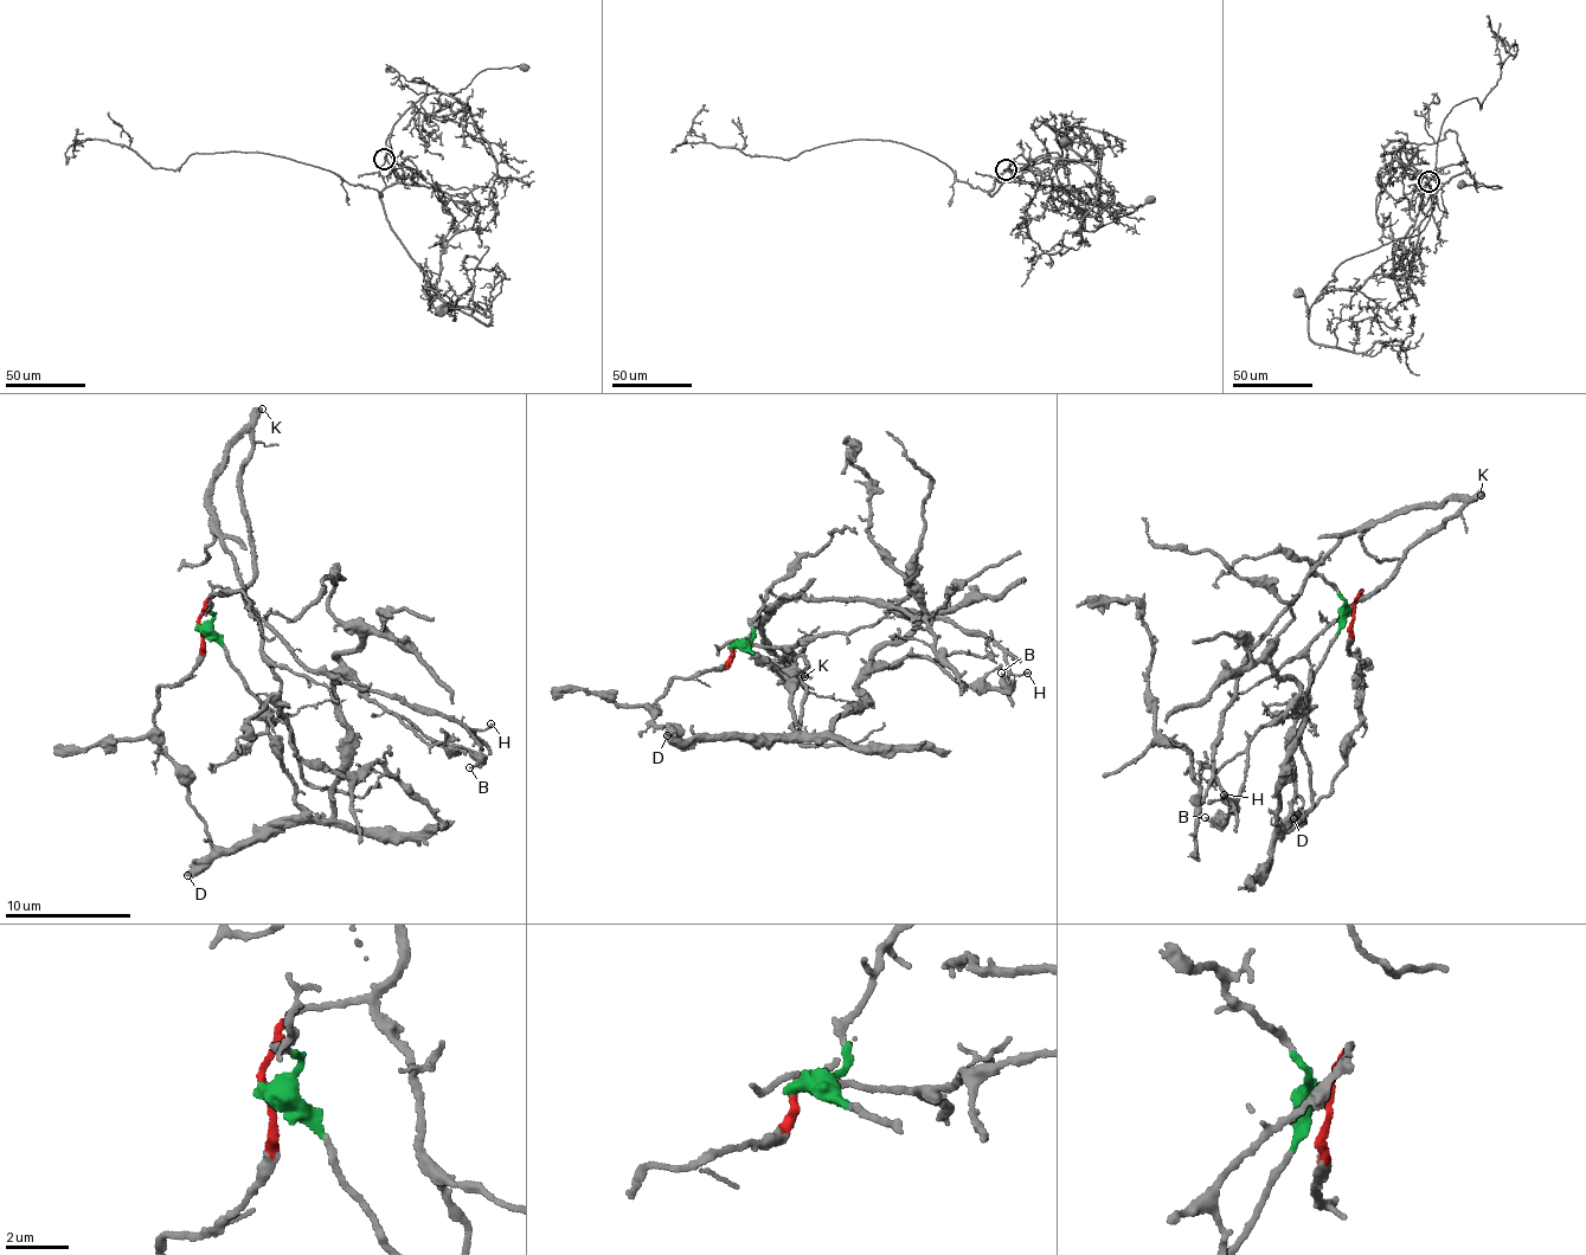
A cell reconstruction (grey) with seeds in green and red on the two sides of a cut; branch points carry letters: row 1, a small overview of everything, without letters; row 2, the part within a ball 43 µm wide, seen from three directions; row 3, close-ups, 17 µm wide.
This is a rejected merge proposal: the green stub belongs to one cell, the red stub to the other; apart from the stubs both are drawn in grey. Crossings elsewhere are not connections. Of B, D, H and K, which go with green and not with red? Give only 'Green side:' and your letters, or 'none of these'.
Green side: B, D

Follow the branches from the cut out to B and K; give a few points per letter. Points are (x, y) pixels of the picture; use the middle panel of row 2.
B: (732, 648), (787, 674), (791, 728), (814, 735), (828, 733), (881, 664), (924, 657), (994, 689), (1002, 671)
K: (732, 648), (745, 643), (791, 651), (781, 662), (803, 676)

